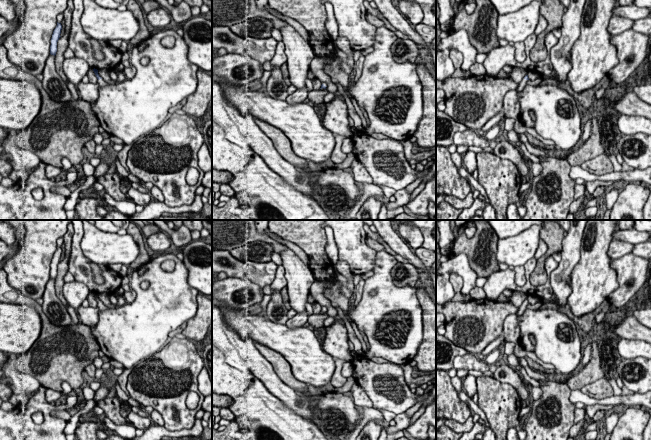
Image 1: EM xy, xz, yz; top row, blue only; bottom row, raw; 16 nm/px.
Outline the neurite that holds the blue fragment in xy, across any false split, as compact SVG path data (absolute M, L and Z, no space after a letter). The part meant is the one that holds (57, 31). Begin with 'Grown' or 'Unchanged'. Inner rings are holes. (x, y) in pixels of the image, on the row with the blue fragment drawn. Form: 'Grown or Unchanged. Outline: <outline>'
Unchanged. Outline: M57 22L57 26L53 31L52 38L51 38L51 45L50 45L50 54L51 55L56 55L57 52L57 42L59 38L61 37L61 30L62 30L62 25L61 23Z

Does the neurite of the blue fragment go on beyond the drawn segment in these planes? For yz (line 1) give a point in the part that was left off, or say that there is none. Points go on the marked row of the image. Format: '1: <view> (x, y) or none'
1: yz (522, 84)

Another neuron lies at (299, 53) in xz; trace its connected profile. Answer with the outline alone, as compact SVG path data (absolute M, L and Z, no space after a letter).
M286 23L280 31L285 45L289 80L296 89L302 89L306 87L307 73L314 58L313 50L310 44L289 24Z

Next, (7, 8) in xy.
M0 0L0 16L11 22L16 15L16 6L12 1Z

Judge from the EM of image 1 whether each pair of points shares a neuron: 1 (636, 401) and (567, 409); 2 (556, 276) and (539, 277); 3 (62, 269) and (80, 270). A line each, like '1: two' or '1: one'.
1: two
2: two
3: two

